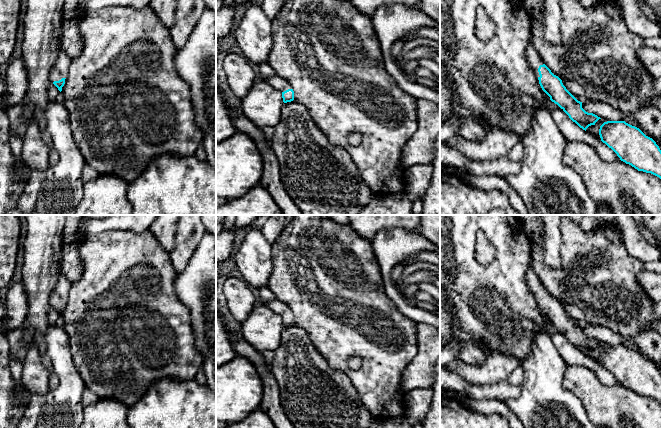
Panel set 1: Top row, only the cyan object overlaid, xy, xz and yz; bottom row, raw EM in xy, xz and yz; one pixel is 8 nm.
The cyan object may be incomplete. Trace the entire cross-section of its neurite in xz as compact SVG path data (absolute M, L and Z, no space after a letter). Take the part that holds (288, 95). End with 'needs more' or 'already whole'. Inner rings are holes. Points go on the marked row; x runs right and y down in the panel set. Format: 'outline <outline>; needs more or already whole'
outline M276 74L265 80L273 88L279 90L282 93L283 102L291 102L294 100L294 91L291 85L284 79L280 78Z; needs more

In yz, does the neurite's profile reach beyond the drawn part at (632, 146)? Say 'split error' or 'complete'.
complete

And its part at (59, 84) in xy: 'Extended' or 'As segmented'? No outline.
Extended

